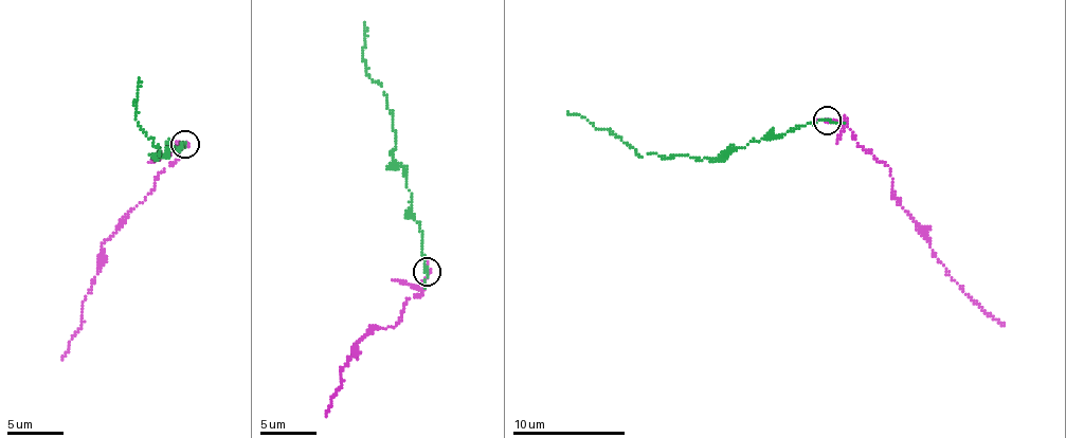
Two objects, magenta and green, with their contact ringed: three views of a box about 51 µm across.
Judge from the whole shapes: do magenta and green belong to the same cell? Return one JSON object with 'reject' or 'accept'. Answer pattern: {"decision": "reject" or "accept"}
{"decision": "accept"}

